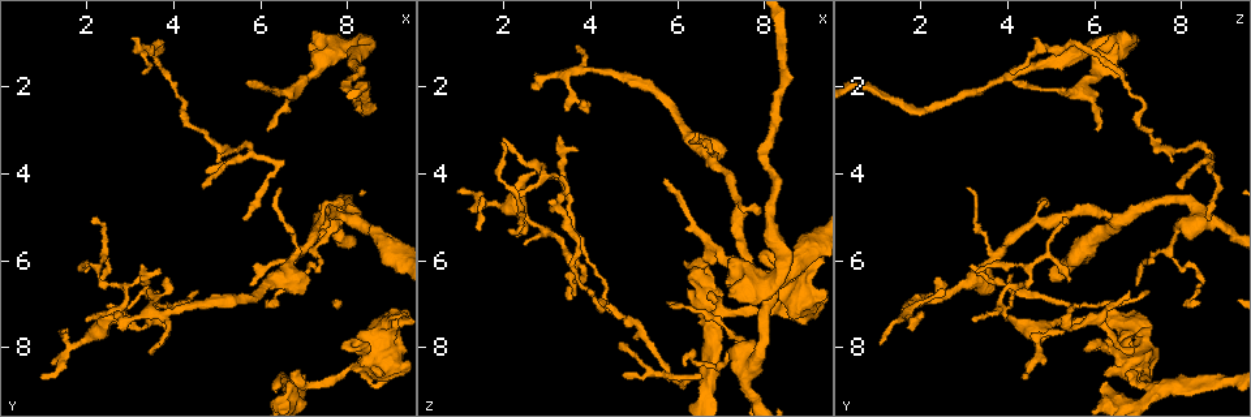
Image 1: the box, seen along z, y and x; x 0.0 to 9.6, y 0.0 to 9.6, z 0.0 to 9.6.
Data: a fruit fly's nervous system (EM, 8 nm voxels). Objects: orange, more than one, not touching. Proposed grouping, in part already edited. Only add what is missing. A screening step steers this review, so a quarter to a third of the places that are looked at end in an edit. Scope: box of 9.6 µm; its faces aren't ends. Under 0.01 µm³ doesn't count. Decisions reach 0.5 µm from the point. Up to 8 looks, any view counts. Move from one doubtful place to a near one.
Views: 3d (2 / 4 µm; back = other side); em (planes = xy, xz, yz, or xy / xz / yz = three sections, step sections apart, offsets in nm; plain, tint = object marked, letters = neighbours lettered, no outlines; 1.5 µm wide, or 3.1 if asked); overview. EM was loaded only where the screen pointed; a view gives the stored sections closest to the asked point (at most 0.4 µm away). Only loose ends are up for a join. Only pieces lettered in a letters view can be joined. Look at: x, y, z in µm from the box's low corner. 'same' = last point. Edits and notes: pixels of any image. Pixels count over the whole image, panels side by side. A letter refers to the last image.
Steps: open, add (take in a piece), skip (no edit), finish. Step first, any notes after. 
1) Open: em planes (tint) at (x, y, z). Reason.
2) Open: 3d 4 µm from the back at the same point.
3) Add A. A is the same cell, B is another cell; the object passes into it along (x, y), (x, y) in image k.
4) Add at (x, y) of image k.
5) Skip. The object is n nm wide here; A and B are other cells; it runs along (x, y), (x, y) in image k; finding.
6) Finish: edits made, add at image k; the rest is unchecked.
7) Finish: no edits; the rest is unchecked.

Open: 3d 2 µm at (8.10, 8.10, 5.80). Free end.

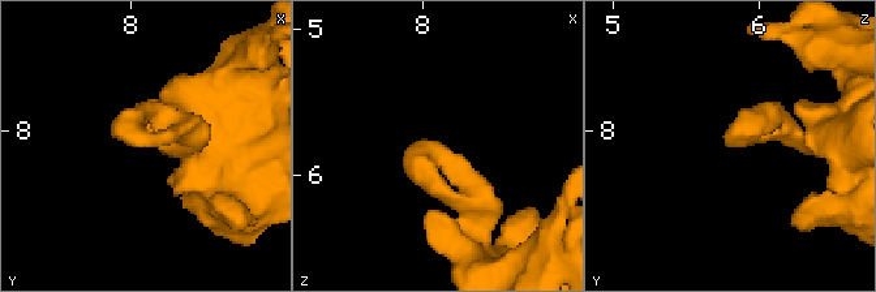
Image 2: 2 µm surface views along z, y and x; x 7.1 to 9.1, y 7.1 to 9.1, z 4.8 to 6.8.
Open: em xy step 8 (letters) at (8.14, 8.10, 5.78).

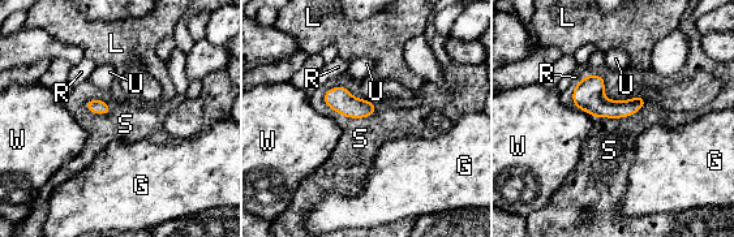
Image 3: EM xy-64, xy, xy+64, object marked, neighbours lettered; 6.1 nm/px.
Skip. The object is 100 nm wide here; the longest contact is with S, 360 nm; G, L, R, S, U and W are other cells; no lettered piece goes on from it.

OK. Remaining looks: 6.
Open: em yz step 4 (tint) at (5.70, 1.85, 4.15). Branch stops here.

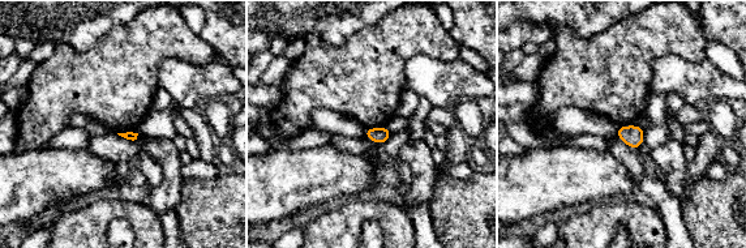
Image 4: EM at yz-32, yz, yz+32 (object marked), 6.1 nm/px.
Open: em planes (letters) at the same point.

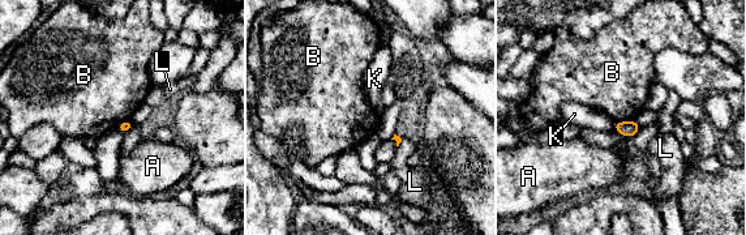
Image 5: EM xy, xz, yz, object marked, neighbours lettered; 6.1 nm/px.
Skip. The object is 80 nm wide here; A, B, K and L are other cells; a border runs along (635, 119), (614, 123) in image 5; no lettered piece goes on from it.

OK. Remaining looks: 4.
Open: em xy step 4 (tint) at (0.90, 8.70, 4.45). Free end.

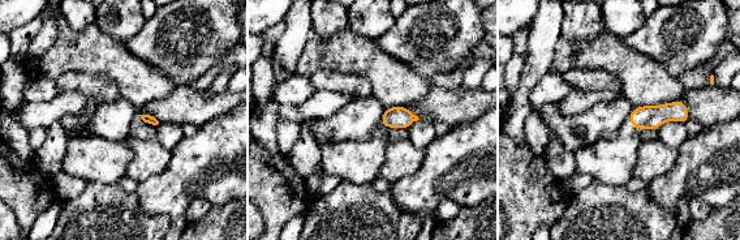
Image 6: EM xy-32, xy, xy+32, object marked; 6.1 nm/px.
Open: em planes (letters) at the same point. Cut it another way.

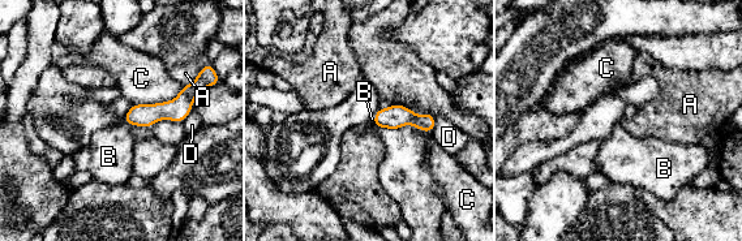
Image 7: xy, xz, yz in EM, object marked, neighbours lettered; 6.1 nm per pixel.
Add B. The longest contact is with C, 340 nm; B is the same cell, A, C and D are other cells; it goes on there.

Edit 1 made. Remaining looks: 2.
Finish: edits made, add at image 7; the rest is unchecked.

